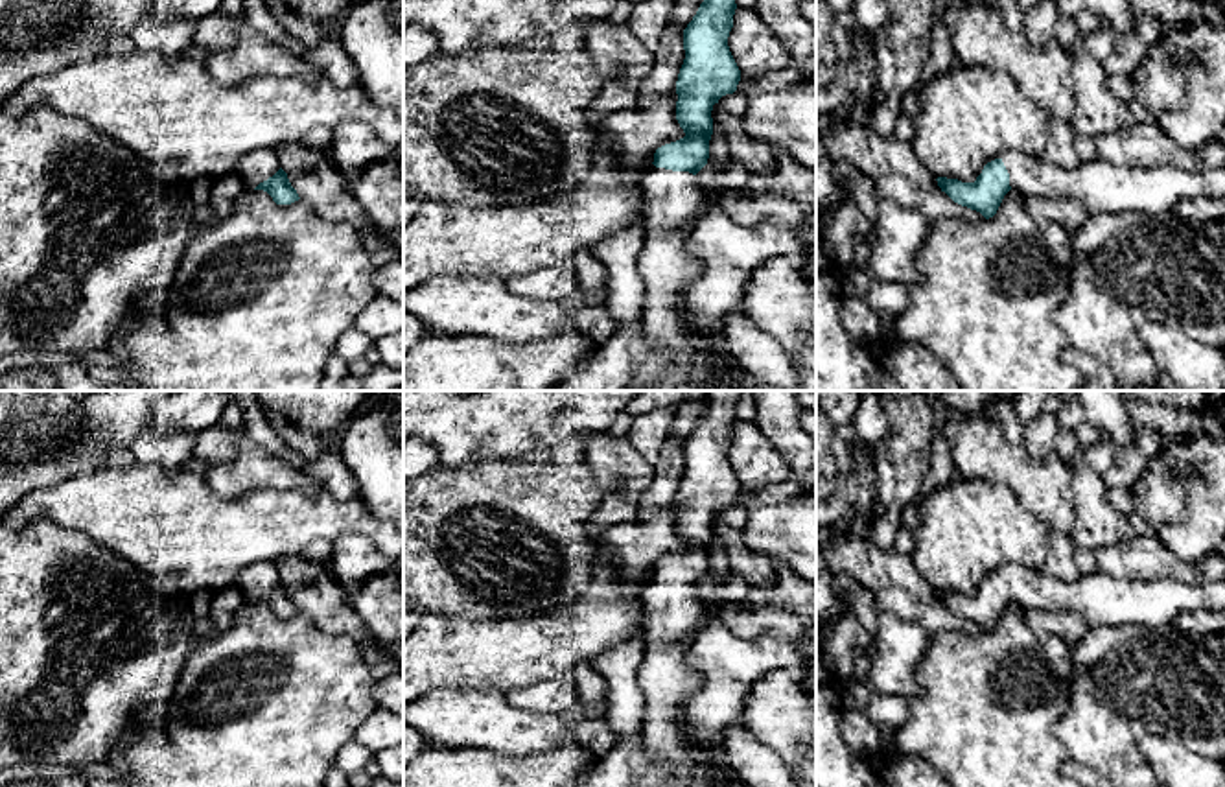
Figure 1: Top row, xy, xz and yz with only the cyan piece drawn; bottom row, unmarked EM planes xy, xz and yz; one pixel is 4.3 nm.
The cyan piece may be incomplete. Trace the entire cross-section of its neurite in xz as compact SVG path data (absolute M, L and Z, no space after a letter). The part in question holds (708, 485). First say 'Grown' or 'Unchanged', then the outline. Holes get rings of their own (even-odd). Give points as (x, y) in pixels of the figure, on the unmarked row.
Grown. M706 393L706 411L683 442L685 472L676 494L676 533L685 549L658 560L652 579L641 590L647 640L637 669L637 684L645 695L641 739L650 763L671 774L665 787L694 787L698 772L717 759L689 741L689 719L682 704L702 684L687 652L696 636L694 625L704 616L696 586L709 571L711 523L741 494L728 459L741 393Z

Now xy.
Grown. M273 562L245 568L232 588L243 595L245 603L267 605L276 617L291 617L300 612Z

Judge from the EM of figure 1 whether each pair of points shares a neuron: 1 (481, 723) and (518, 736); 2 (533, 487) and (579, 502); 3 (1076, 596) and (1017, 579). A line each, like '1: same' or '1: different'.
1: same
2: same
3: same

